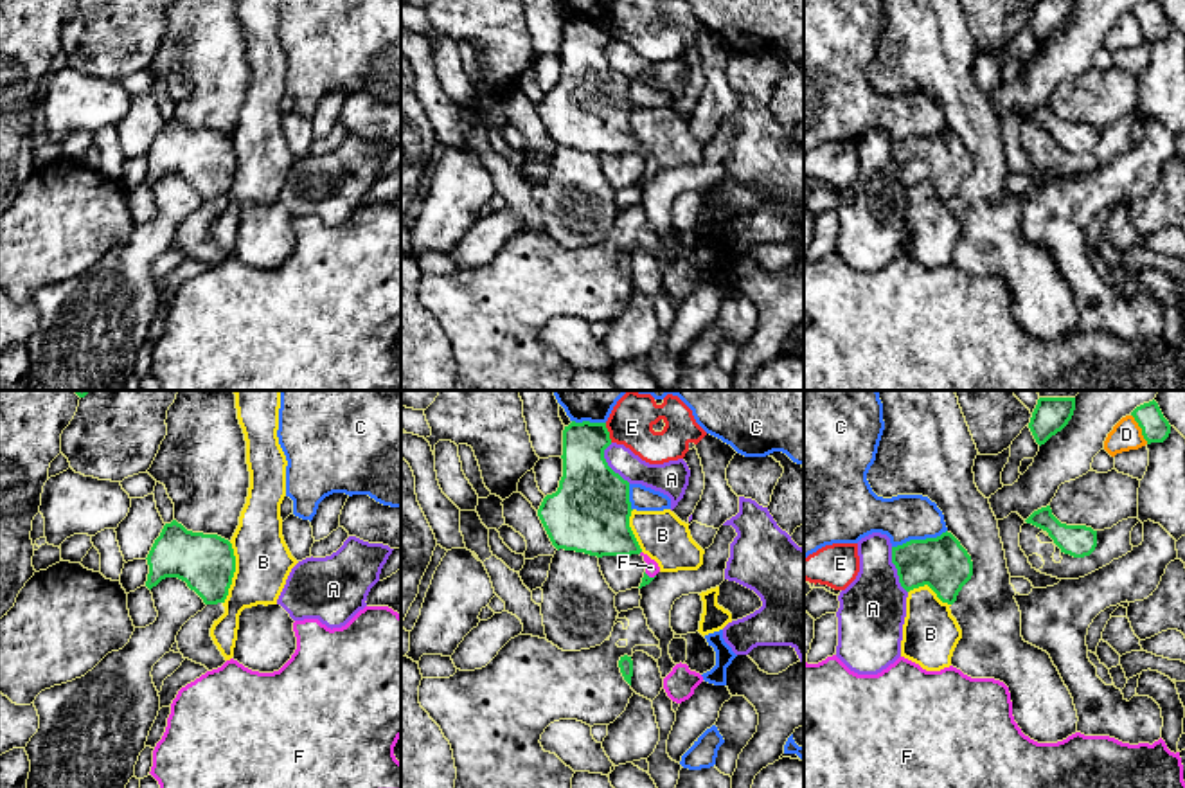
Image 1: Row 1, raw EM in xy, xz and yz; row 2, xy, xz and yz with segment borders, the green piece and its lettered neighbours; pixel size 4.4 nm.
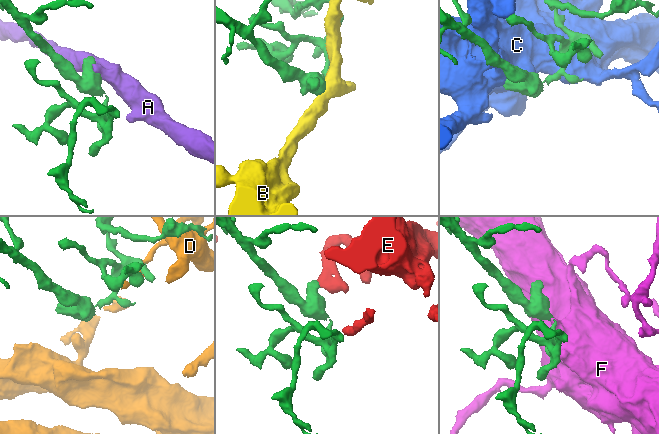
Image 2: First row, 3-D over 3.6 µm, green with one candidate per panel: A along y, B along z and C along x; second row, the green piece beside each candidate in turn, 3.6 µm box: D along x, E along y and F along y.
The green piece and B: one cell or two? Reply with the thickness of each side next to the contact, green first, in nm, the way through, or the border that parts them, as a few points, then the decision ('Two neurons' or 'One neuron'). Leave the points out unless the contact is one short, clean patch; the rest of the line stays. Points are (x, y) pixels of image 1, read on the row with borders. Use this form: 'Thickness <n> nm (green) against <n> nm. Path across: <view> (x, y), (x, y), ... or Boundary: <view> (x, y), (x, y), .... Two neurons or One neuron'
Thickness 260 nm (green) against 260 nm. Two neurons

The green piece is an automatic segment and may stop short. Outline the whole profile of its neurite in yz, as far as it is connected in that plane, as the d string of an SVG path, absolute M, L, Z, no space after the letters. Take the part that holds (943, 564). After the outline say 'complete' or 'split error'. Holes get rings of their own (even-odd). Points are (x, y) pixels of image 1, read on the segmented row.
M948 531L937 538L910 540L892 547L892 563L906 592L928 585L948 604L957 601L973 576L971 556Z; complete

